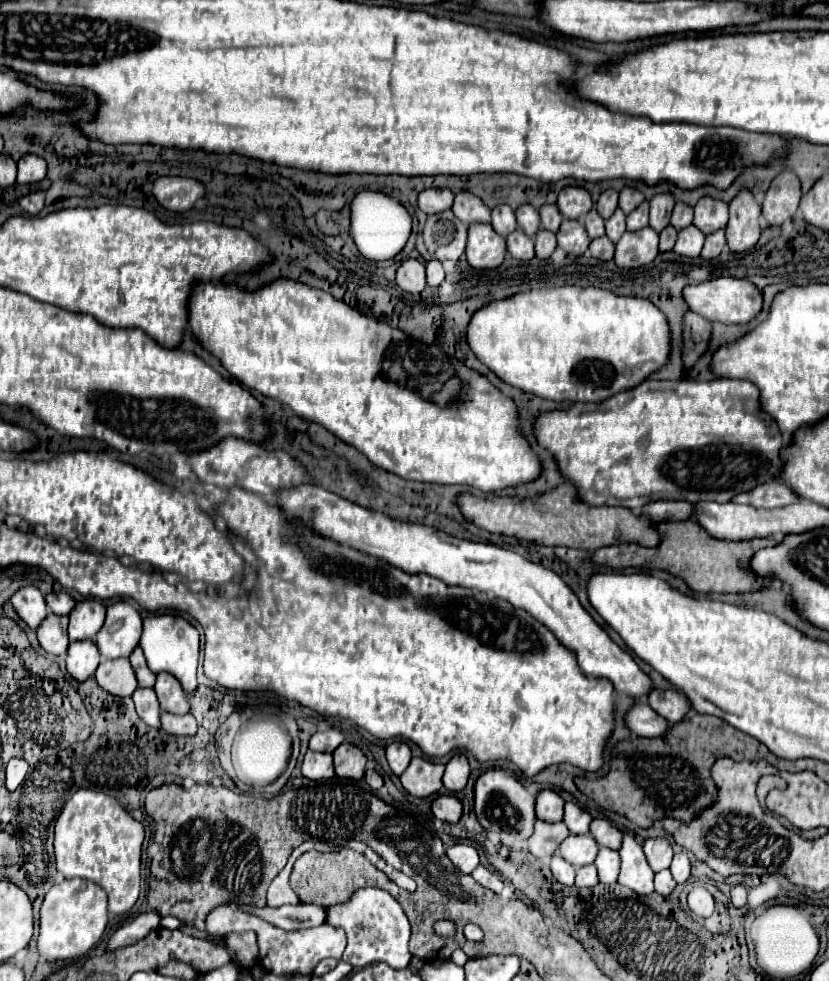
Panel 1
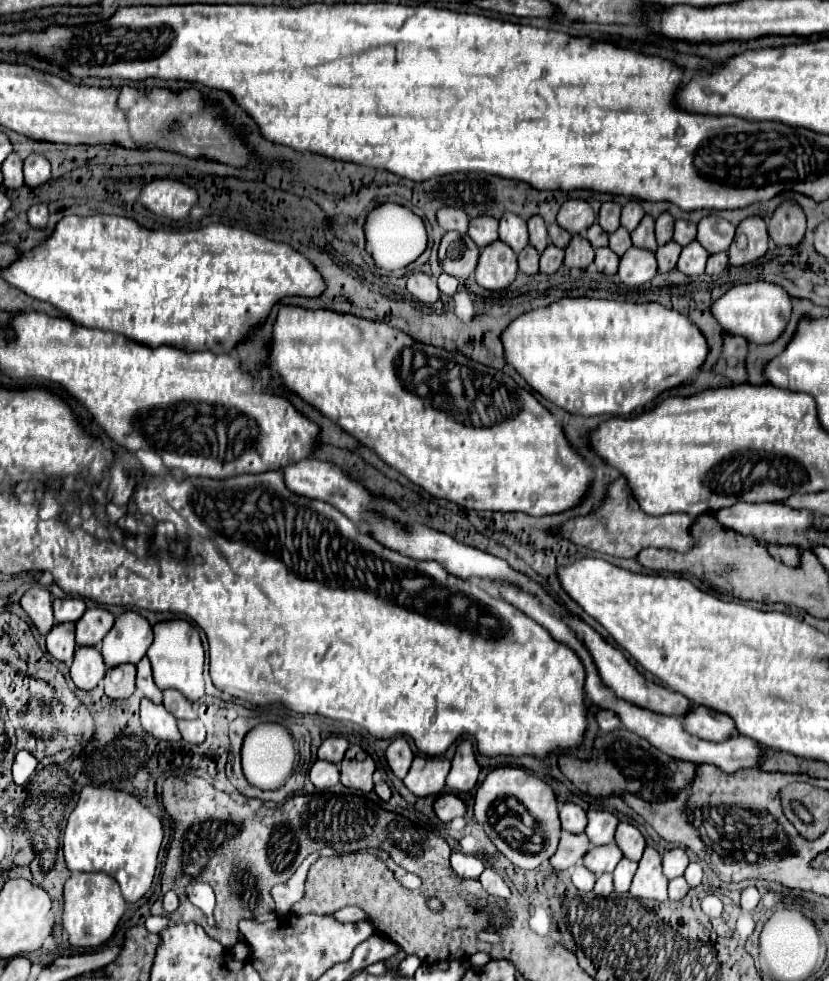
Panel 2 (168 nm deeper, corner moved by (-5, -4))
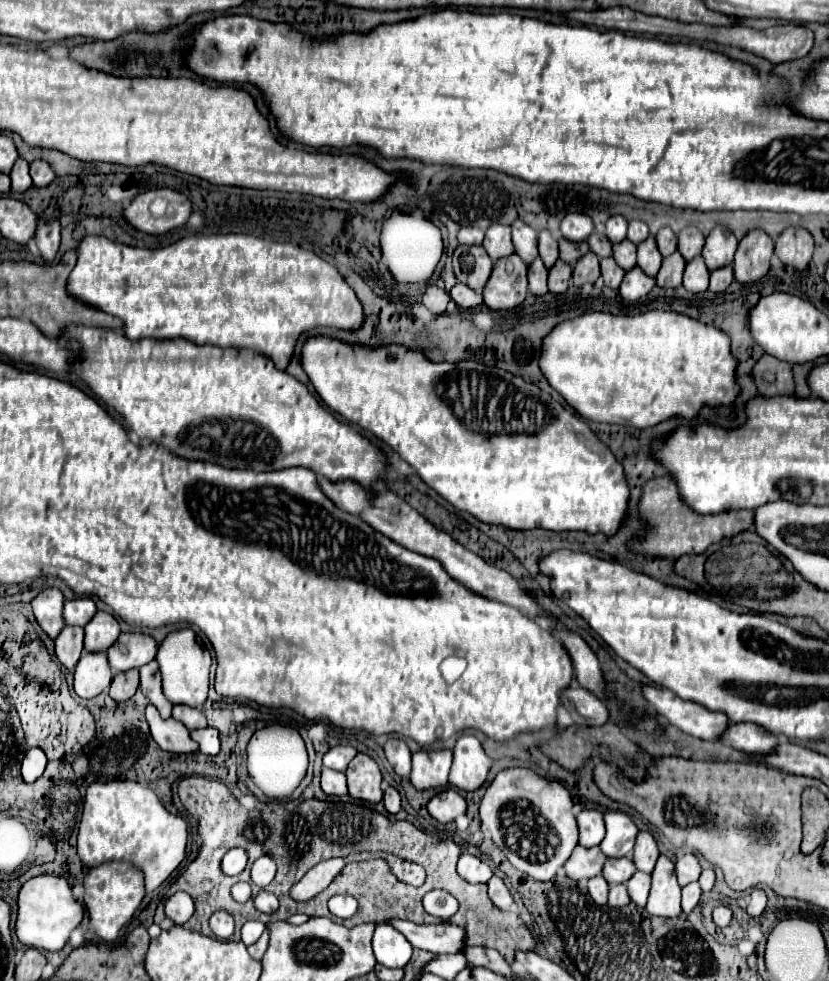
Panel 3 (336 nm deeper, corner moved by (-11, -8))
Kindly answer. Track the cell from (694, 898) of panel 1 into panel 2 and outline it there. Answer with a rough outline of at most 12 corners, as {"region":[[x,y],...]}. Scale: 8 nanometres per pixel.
{"region":[[713,895],[701,901],[703,913],[719,917],[723,911],[721,899]]}

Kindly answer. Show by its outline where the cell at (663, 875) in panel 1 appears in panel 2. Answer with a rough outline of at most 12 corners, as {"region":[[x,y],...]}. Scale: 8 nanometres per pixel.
{"region":[[685,877],[669,881],[669,899],[681,901],[691,887]]}

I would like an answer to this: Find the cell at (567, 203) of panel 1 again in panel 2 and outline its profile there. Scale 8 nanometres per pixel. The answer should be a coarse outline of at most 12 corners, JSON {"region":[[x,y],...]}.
{"region":[[567,199],[557,225],[571,235],[593,225],[595,213],[583,199]]}

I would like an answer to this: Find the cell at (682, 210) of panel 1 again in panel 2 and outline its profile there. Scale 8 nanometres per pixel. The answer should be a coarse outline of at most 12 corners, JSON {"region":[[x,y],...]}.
{"region":[[675,221],[675,243],[685,247],[695,241],[697,225]]}

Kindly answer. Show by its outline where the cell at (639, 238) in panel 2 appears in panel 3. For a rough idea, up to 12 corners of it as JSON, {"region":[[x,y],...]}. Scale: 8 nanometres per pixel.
{"region":[[655,237],[637,247],[637,265],[655,275],[661,267],[661,253]]}

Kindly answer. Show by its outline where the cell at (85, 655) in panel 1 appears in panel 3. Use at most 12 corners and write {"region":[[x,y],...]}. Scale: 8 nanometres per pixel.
{"region":[[83,653],[75,693],[97,697],[111,677],[105,653]]}

